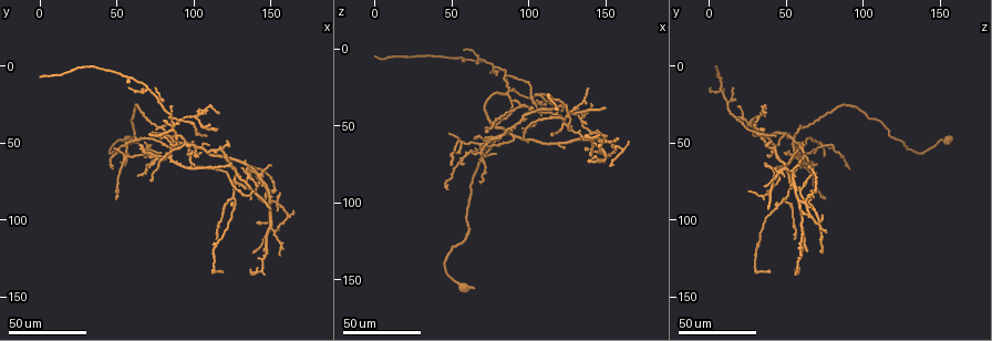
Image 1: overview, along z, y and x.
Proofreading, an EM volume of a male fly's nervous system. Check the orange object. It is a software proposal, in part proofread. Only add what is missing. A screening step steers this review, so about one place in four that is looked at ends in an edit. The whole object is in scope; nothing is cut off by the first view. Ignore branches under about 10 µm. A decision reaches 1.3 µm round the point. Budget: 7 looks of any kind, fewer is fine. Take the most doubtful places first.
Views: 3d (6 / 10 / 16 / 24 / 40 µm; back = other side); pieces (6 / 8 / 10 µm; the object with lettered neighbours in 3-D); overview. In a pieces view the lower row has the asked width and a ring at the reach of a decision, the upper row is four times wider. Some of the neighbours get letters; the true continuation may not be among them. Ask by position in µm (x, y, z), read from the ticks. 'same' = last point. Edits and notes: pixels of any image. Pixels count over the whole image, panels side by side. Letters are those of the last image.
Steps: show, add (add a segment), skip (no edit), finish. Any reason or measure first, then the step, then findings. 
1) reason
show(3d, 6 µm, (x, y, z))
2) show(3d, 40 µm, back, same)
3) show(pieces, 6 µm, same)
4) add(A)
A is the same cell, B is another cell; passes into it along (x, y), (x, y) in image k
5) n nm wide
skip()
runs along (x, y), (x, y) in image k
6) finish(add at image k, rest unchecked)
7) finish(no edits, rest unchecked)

long arm stops here
show(3d, 40 µm, (150, 92, 40))

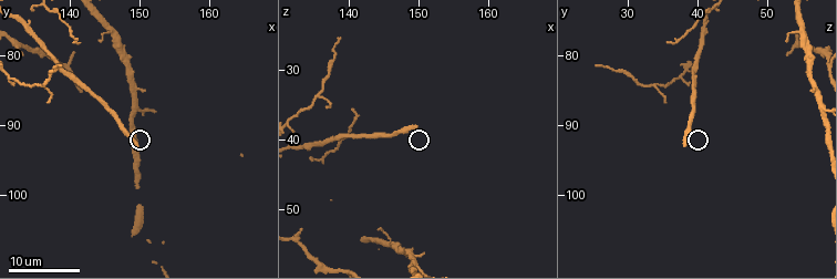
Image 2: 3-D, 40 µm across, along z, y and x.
show(pieces, 8 µm, (149.5, 93.0, 38.5))

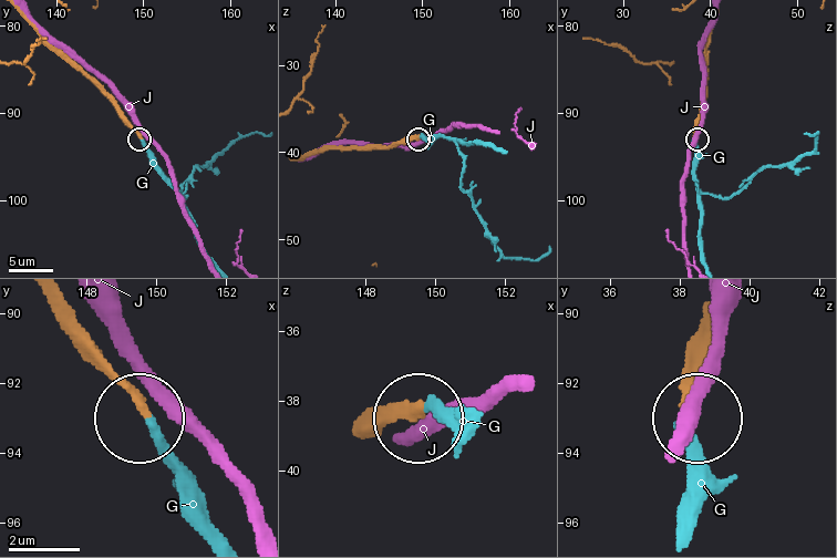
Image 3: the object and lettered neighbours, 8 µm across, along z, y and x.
add(G)
G is the same cell, J is another cell; passes into it along (59, 320), (145, 413), (202, 531) in image 3; the cell continues

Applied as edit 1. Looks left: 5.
show(overview)

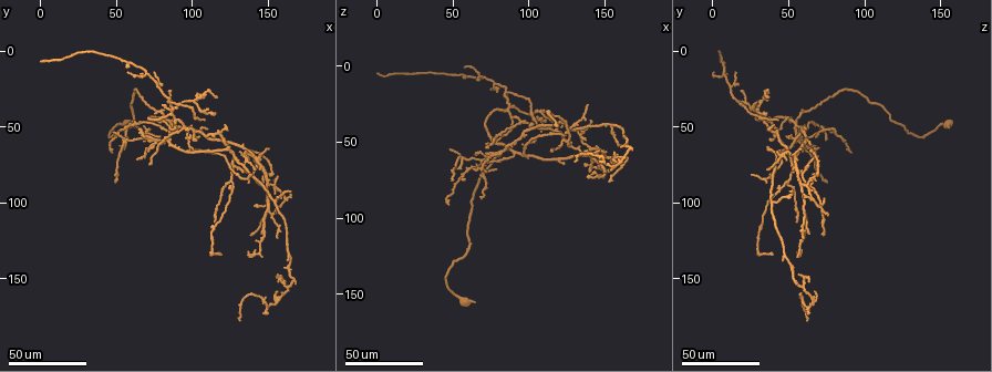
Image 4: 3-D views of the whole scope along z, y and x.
free end
show(3d, 24 µm, (146, 120, 62))

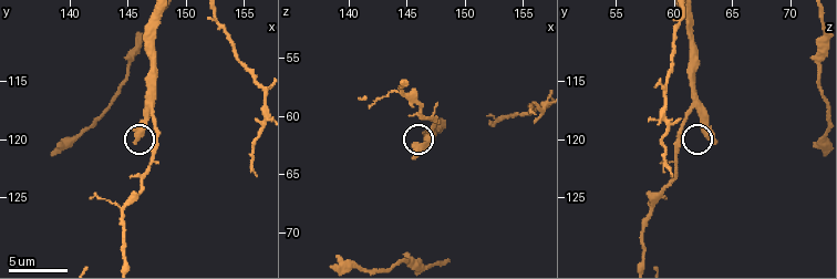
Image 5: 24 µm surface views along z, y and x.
what lies round it
show(pieces, 10 µm, (145.6, 120.2, 63.6))

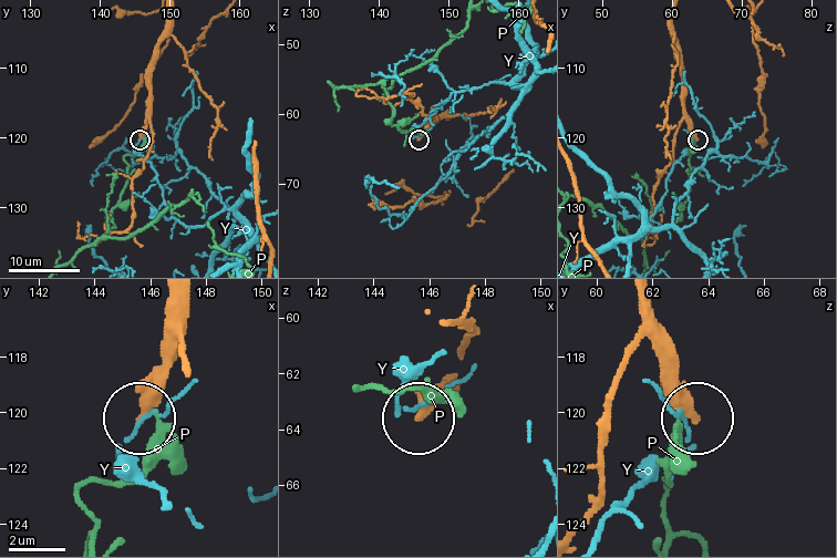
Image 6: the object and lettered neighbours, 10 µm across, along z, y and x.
310 nm wide
skip()
P and Y are other cells; none of them fits

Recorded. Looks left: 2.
long arm stops here
show(3d, 40 µm, (0, 8, 6))

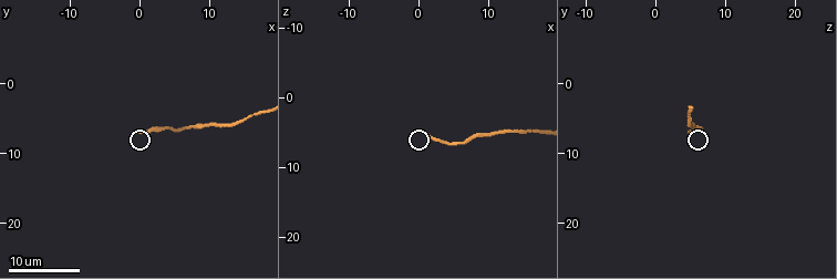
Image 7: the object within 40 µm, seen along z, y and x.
show(pieces, 8 µm, (0.0, 6.5, 4.5))

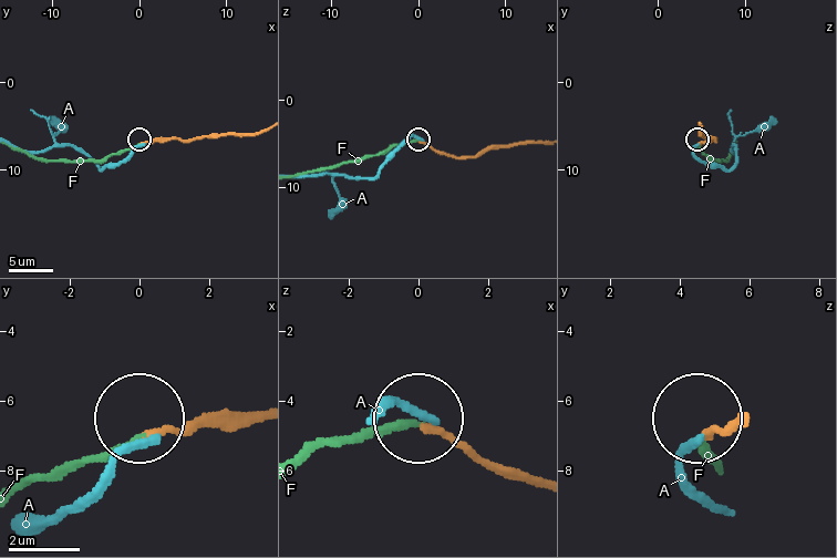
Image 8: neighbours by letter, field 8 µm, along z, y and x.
180 nm wide
add(F)
F is the same cell, A is another cell; passes into it along (442, 154), (411, 141), (298, 175) in image 8; the cell continues

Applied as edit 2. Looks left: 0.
finish(add at image 3, add at image 8, rest unchecked)

